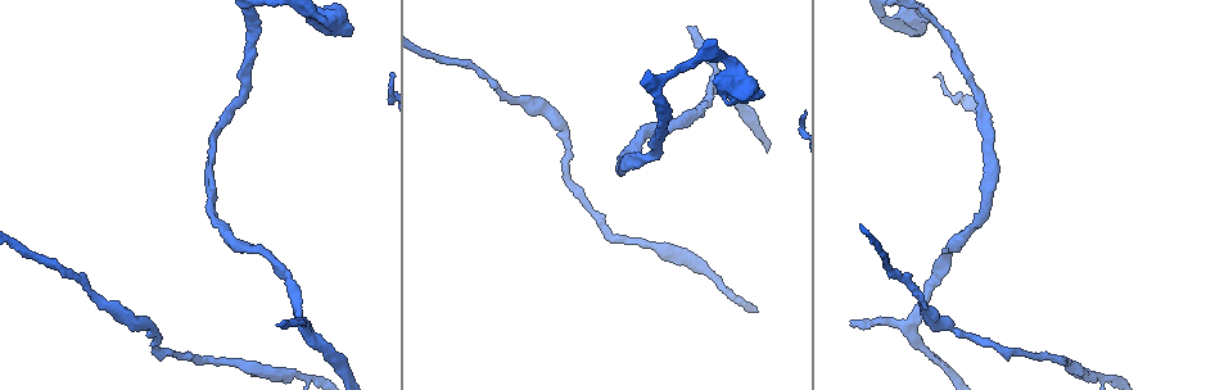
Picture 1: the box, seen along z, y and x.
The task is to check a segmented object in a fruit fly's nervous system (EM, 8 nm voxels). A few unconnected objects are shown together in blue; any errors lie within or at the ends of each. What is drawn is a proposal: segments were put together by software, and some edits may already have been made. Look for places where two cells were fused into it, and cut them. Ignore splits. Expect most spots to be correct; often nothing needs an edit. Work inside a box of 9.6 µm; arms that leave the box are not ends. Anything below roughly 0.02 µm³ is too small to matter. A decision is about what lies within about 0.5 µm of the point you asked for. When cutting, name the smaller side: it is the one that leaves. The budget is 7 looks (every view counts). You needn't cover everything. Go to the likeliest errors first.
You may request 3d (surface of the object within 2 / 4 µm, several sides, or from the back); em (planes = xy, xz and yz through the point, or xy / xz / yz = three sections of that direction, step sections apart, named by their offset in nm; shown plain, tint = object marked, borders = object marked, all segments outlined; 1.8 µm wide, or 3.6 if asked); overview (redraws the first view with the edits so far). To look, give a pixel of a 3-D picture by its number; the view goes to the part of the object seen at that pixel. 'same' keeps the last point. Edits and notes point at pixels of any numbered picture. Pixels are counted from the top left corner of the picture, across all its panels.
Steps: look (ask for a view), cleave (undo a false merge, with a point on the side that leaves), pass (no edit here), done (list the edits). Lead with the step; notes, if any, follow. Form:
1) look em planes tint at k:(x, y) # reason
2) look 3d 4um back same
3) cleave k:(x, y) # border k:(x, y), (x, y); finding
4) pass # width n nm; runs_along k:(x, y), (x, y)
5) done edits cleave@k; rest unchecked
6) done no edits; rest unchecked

look 3d 4um at 1:(741, 80) # thick turns thin

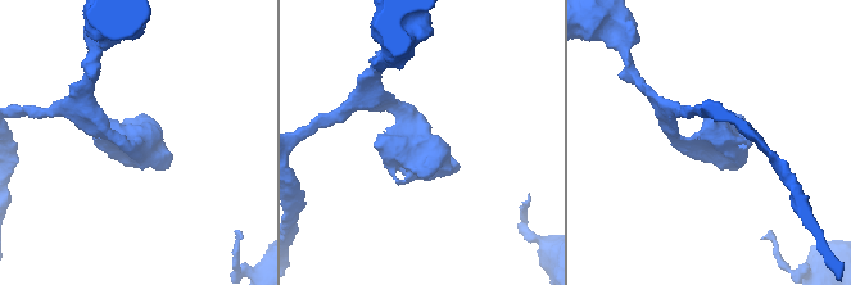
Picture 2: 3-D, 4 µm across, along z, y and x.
look em xy step 16 tint at 2:(711, 142) # need the tissue

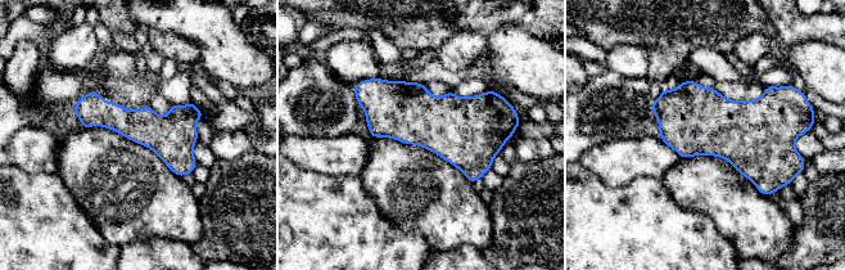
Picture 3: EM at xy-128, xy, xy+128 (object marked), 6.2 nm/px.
pass # runs_along 3:(77, 108), (129, 124), (198, 113); all the same cell

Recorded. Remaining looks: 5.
look 3d 2um at 1:(147, 323) # sudden change in width

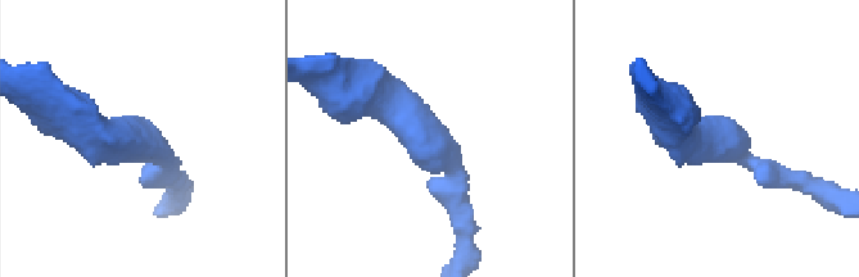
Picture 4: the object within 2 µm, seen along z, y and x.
look em planes tint at 4:(146, 145)

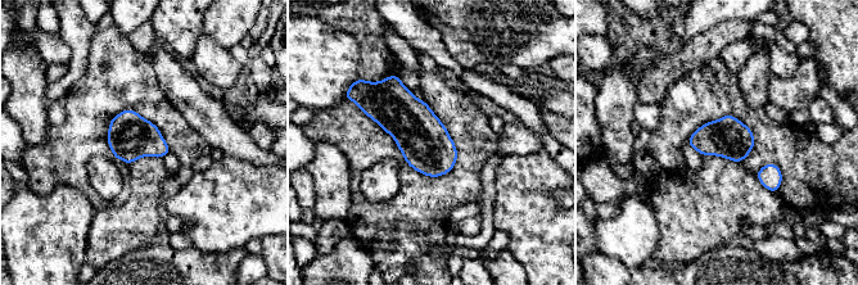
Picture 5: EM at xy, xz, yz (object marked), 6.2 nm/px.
pass # all the same cell

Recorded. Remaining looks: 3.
look 3d 4um at 1:(716, 281) # branch point

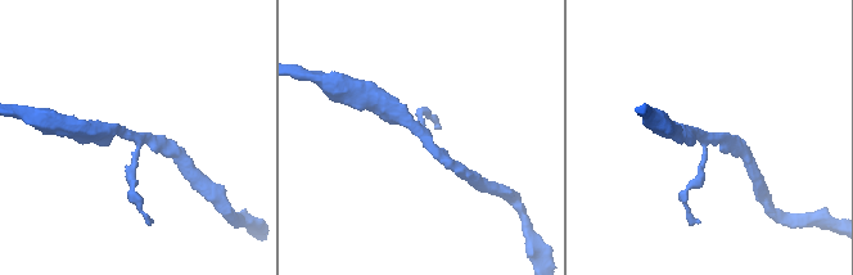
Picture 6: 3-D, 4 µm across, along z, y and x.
look em planes tint at 6:(136, 135)

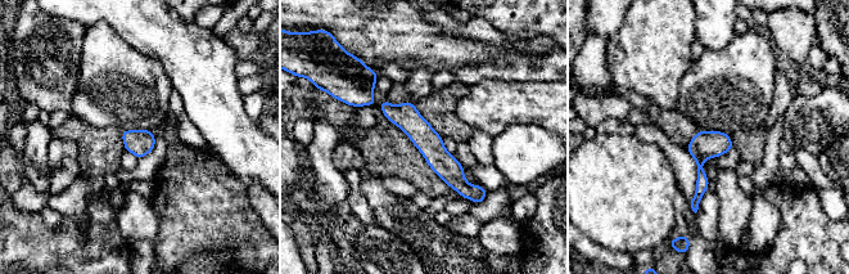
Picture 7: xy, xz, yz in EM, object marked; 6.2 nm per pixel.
pass # width 160 nm; runs_along 7:(384, 104), (432, 147), (474, 197); all the same cell

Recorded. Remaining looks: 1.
done no edits; rest unchecked

